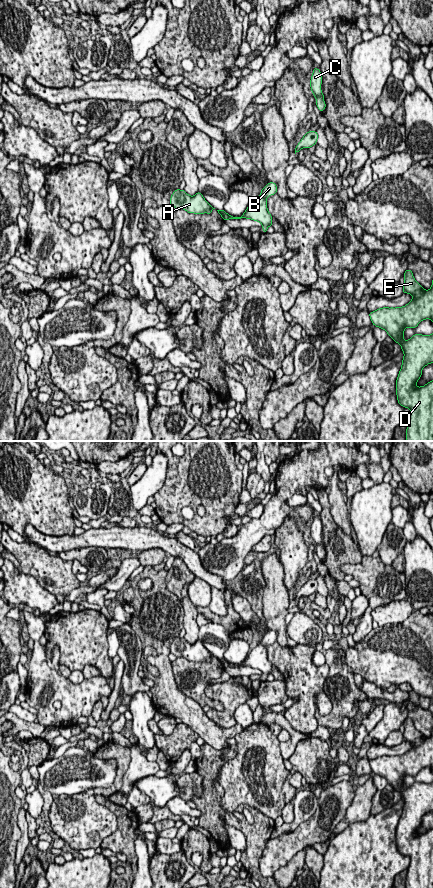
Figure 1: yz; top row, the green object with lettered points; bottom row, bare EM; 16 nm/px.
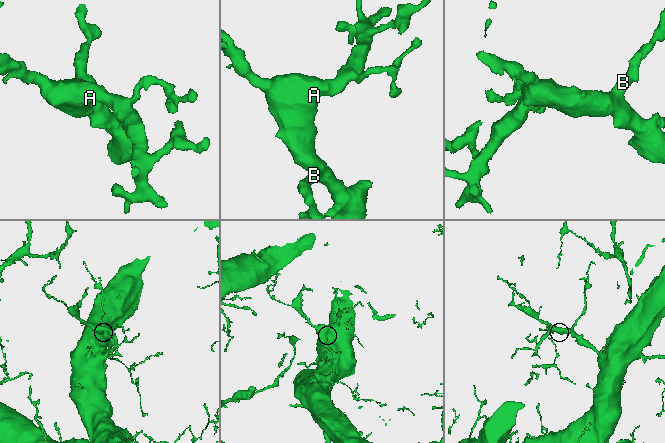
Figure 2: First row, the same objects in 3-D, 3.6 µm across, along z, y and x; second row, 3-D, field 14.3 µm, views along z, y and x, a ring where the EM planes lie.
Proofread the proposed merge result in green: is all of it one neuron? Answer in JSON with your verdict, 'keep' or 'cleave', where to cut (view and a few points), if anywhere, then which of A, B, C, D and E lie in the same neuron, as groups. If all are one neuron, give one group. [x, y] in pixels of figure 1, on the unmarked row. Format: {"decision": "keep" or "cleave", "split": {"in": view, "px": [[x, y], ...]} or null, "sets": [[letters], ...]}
{"decision": "keep", "split": null, "sets": [["A", "B", "C", "D", "E"]]}

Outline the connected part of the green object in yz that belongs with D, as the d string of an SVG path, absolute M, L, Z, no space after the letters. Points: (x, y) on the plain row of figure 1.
M411 718L404 721L403 741L411 742L412 748L403 755L379 756L370 760L372 772L384 777L388 784L392 785L394 791L400 792L404 801L402 814L396 828L396 843L398 851L410 857L410 865L407 869L406 888L433 888L433 828L426 833L417 835L417 829L422 823L422 817L433 811L433 782L415 782L407 789L404 788L404 778L416 776L425 767L433 770L433 728L429 738L425 738L416 730Z

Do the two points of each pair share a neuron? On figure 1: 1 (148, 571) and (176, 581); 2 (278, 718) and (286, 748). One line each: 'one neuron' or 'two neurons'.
1: two neurons
2: one neuron

